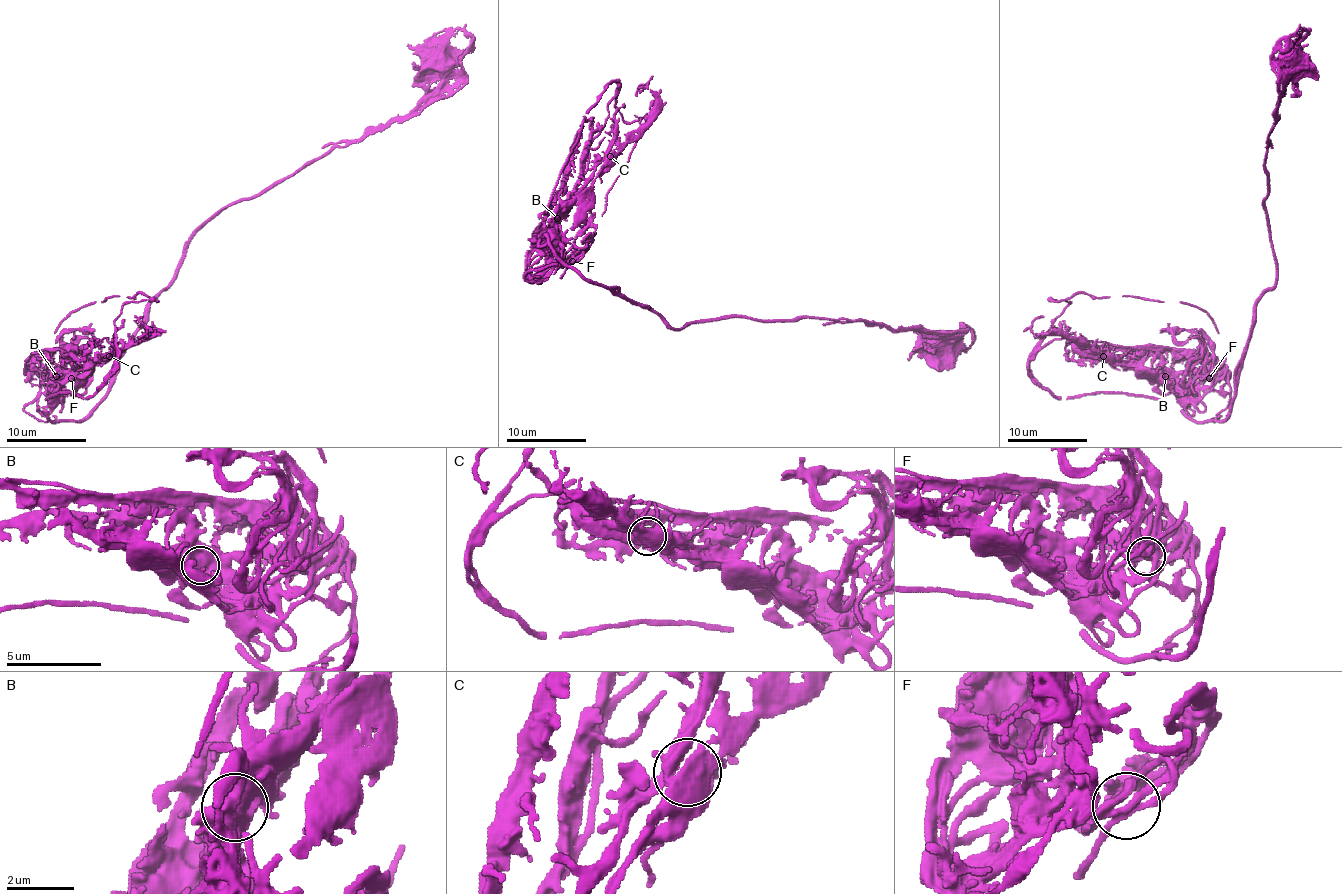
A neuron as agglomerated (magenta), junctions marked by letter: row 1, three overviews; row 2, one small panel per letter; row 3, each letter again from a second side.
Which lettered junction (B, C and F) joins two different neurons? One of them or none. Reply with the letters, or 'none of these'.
none of these

